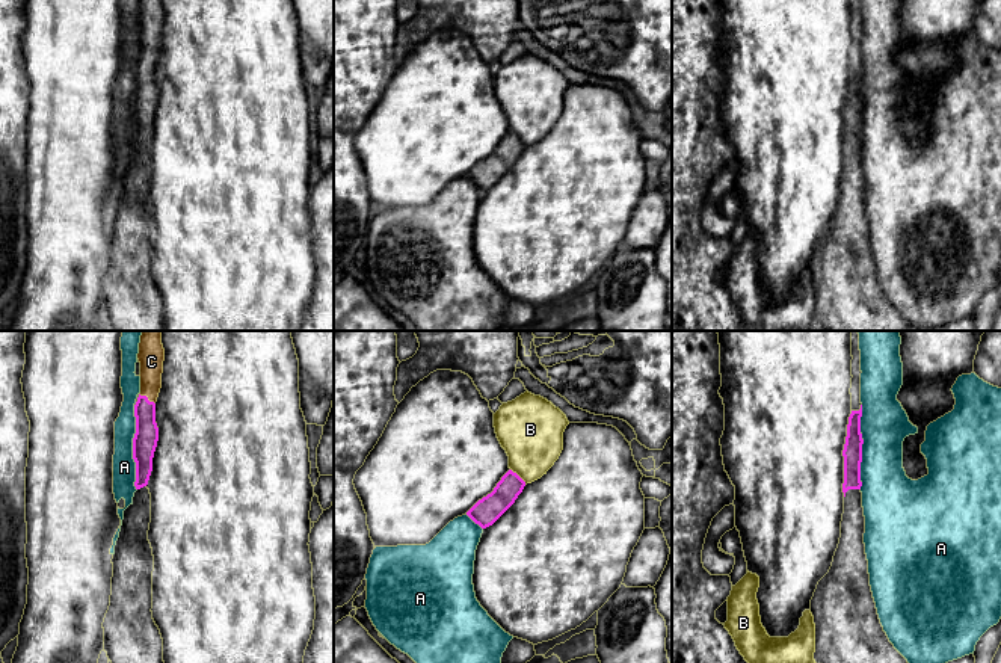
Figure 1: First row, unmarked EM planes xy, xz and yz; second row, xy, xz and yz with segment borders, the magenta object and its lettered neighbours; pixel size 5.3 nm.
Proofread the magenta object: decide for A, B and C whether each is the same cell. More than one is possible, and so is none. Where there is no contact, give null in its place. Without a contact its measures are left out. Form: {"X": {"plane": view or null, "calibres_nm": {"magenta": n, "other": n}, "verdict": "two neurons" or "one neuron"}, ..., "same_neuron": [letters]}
{"A": {"plane": "xy", "calibres_nm": {"magenta": 130, "other": 130}, "verdict": "two neurons"}, "B": {"plane": "xz", "calibres_nm": {"magenta": 140, "other": 340}, "verdict": "two neurons"}, "C": {"plane": "xy", "calibres_nm": {"magenta": 130, "other": 140}, "verdict": "one neuron"}, "same_neuron": ["C"]}

